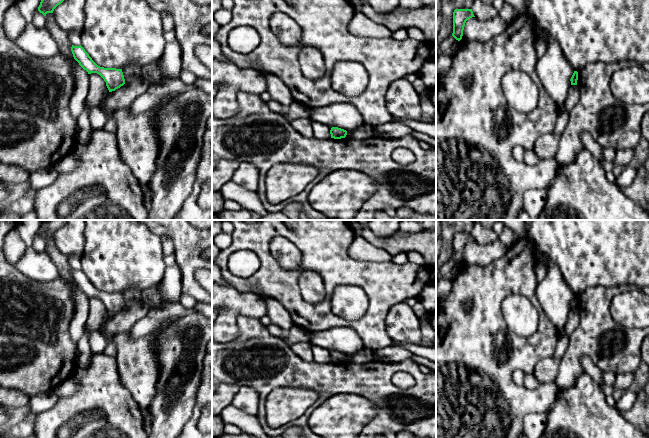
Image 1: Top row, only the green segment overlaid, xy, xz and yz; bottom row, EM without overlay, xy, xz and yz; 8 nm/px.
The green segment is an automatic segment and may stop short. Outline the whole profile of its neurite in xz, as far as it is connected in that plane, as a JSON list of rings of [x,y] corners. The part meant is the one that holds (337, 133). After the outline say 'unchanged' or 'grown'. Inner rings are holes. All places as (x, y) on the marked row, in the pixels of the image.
[[[332,127],[330,130],[331,138],[341,139],[345,138],[347,135],[347,131],[338,127]]]; unchanged

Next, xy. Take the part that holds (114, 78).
[[[72,45],[71,51],[74,59],[88,74],[97,73],[104,79],[109,92],[115,91],[125,84],[122,69],[98,66],[81,45]]]; unchanged

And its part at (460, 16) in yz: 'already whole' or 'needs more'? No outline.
already whole

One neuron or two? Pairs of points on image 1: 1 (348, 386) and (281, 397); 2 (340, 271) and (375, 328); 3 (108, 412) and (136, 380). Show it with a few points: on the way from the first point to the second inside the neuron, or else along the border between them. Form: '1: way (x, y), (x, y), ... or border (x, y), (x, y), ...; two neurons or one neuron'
1: border (295, 387), (318, 391); two neurons
2: way (357, 275), (375, 293), (375, 311); one neuron
3: border (117, 369), (120, 382), (141, 409); two neurons

